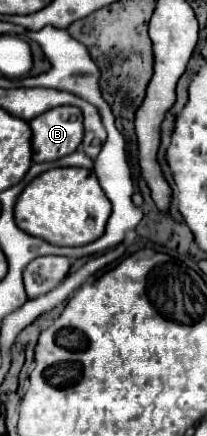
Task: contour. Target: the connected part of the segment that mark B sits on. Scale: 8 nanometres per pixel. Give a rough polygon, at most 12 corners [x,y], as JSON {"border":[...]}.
{"border":[[81,109],[35,117],[33,161],[57,161],[83,141]]}

